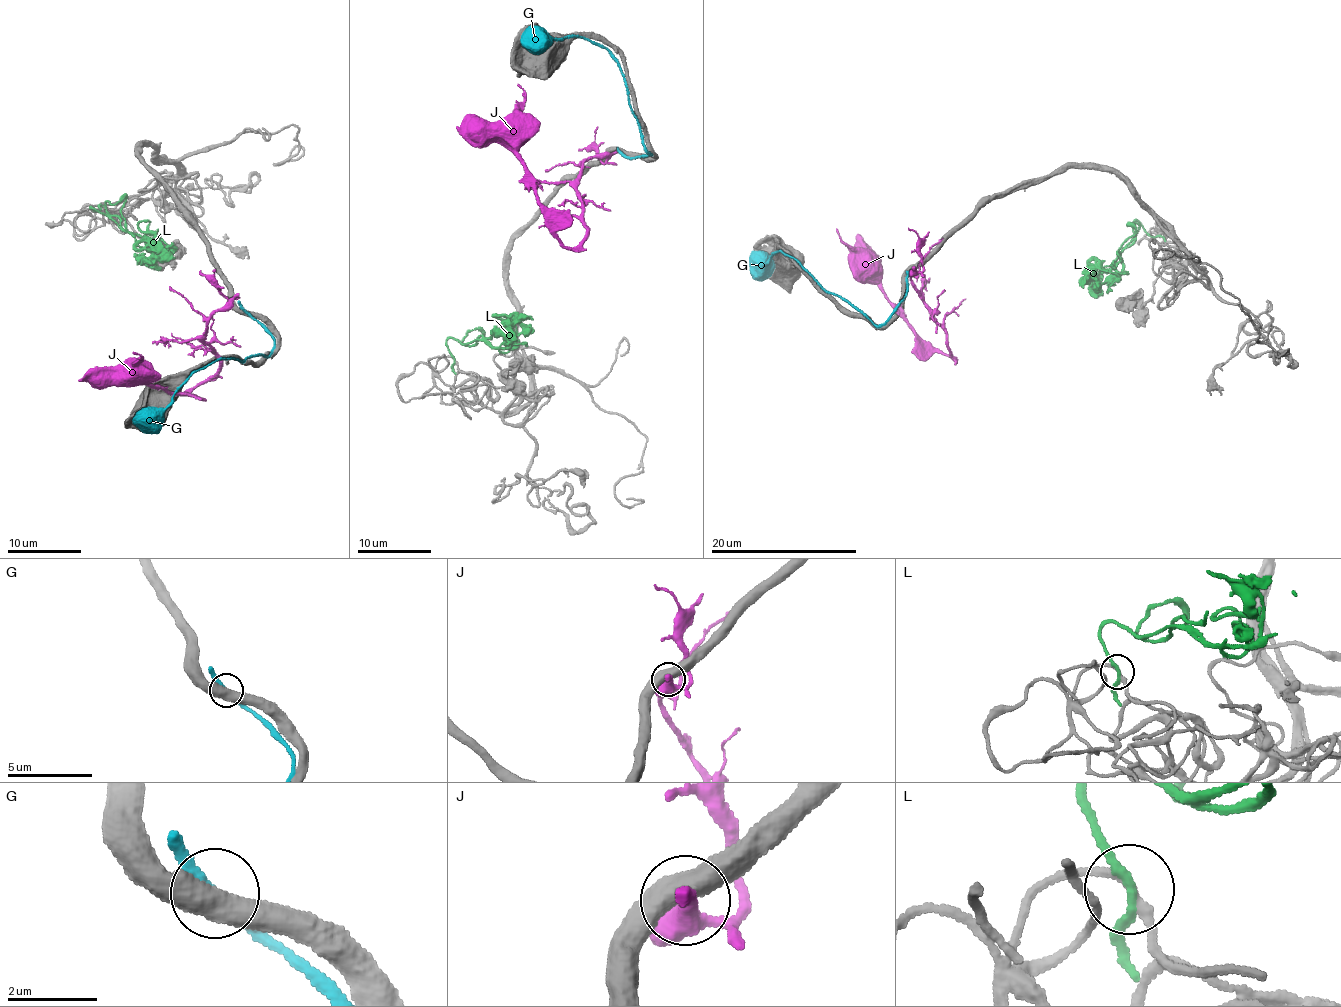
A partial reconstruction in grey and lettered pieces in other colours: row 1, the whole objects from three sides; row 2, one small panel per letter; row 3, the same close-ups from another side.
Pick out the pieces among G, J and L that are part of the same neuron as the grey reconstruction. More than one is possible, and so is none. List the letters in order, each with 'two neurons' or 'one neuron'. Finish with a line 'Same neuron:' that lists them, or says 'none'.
G: two neurons
J: two neurons
L: one neuron
Same neuron: L

